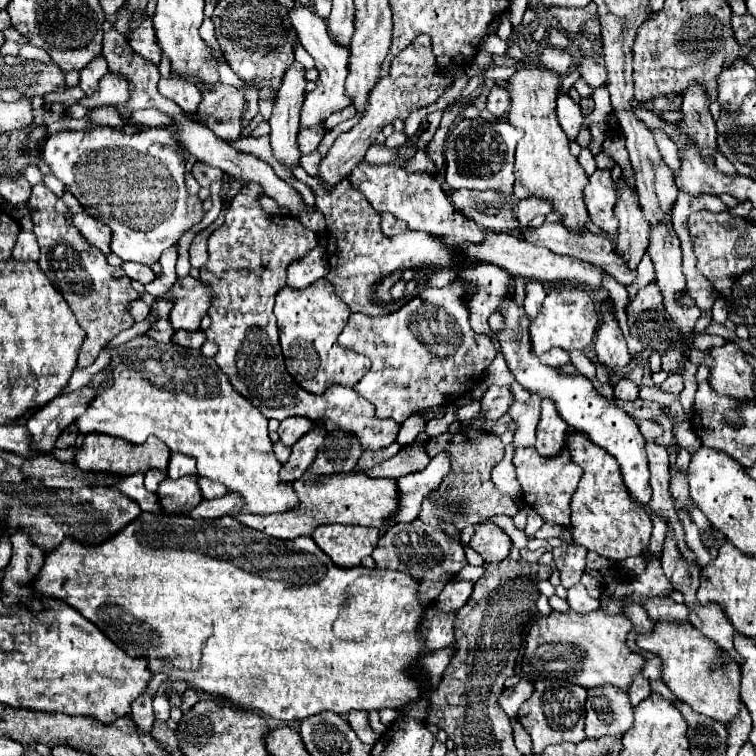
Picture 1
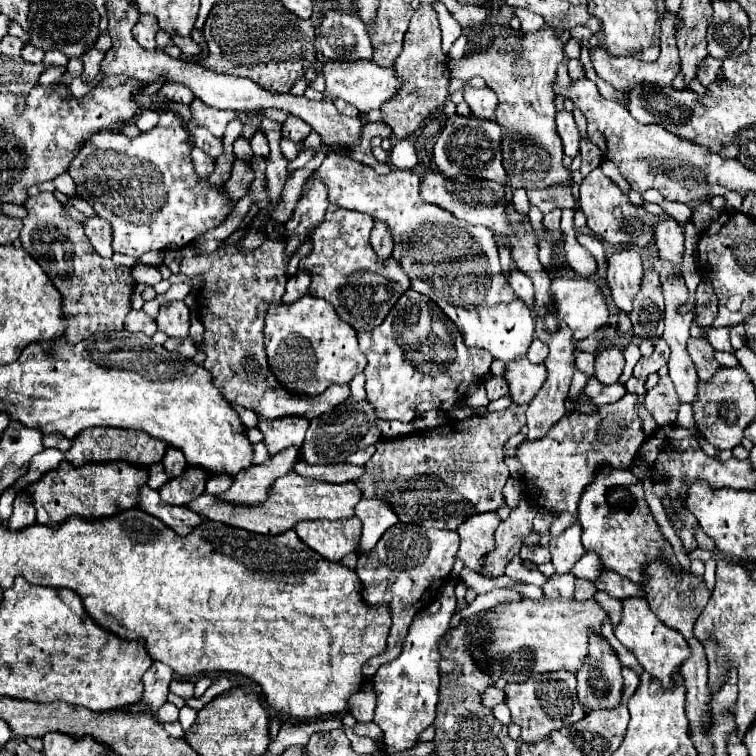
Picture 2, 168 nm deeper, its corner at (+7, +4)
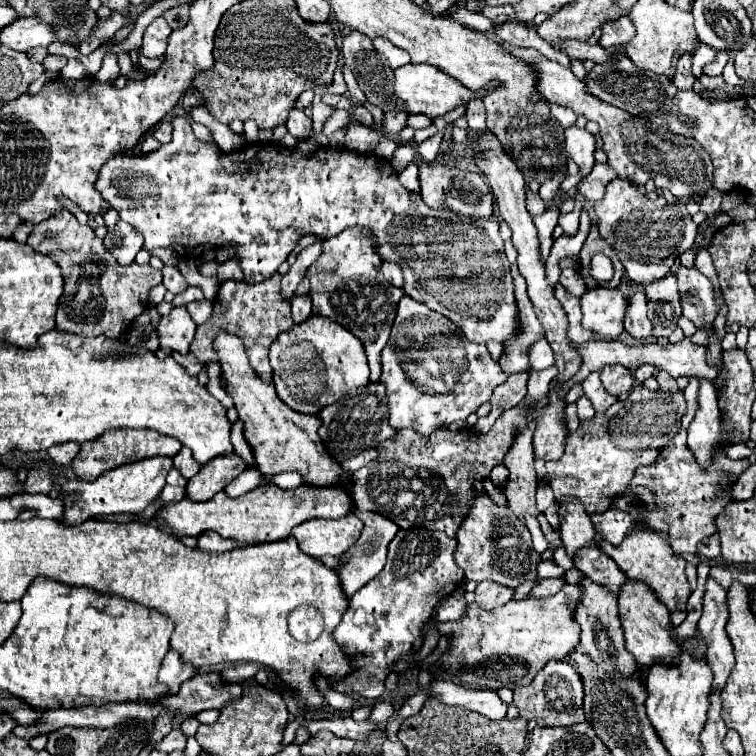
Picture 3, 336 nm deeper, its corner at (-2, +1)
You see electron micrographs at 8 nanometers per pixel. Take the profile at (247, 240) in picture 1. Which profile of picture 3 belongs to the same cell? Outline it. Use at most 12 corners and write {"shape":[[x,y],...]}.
{"shape":[[281,276],[223,282],[191,352],[217,362],[219,332],[243,340],[251,368],[271,382],[267,350],[293,326]]}

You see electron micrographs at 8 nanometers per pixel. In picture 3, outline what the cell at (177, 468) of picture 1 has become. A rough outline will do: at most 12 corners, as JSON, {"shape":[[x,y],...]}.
{"shape":[[185,448],[173,458],[187,480],[197,474],[201,464],[195,462],[191,450]]}

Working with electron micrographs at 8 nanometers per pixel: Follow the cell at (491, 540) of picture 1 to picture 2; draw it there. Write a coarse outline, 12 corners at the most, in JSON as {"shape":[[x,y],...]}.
{"shape":[[498,513],[468,517],[460,527],[458,557],[480,571],[494,549]]}

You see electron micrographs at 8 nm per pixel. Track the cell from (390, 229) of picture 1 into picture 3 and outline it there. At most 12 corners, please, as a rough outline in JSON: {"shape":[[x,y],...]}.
{"shape":[[383,262],[381,272],[391,286],[403,288],[395,262]]}

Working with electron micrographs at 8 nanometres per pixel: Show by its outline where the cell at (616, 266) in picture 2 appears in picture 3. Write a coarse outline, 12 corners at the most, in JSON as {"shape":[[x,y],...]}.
{"shape":[[641,286],[629,300],[625,330],[643,340],[651,336],[647,298]]}

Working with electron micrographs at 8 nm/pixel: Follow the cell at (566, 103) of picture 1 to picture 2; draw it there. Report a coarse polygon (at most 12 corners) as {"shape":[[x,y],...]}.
{"shape":[[556,113],[564,153],[576,157],[582,137],[572,113]]}

